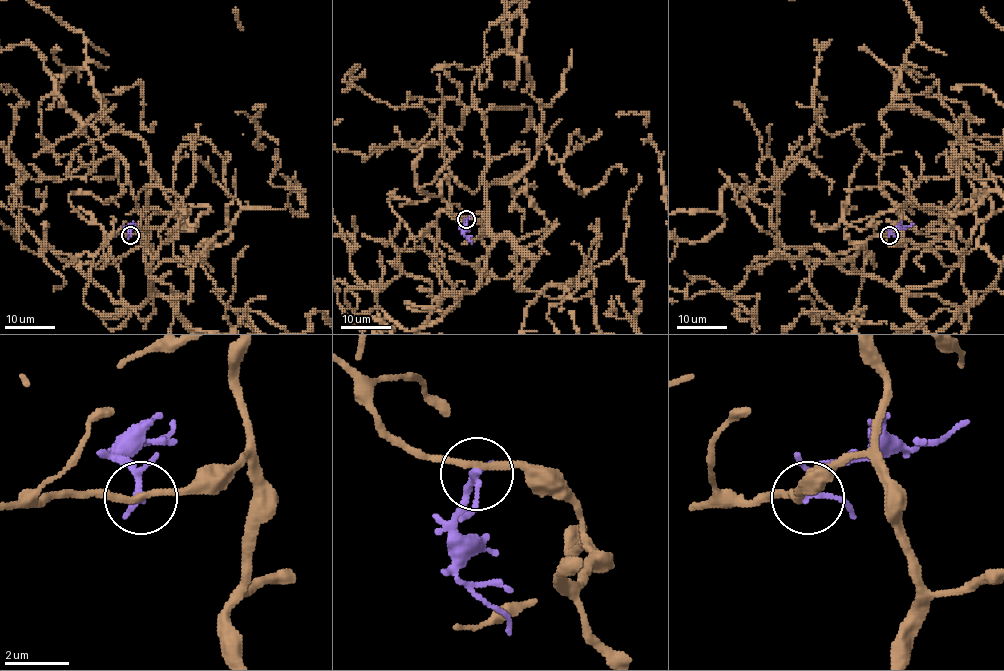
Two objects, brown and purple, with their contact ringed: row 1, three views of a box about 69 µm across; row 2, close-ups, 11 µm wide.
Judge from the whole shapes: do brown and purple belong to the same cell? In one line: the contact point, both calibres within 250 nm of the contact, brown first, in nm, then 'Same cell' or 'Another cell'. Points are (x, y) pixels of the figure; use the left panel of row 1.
Place: (130, 235). Thickness 200 nm (brown) against 140 nm. Another cell

